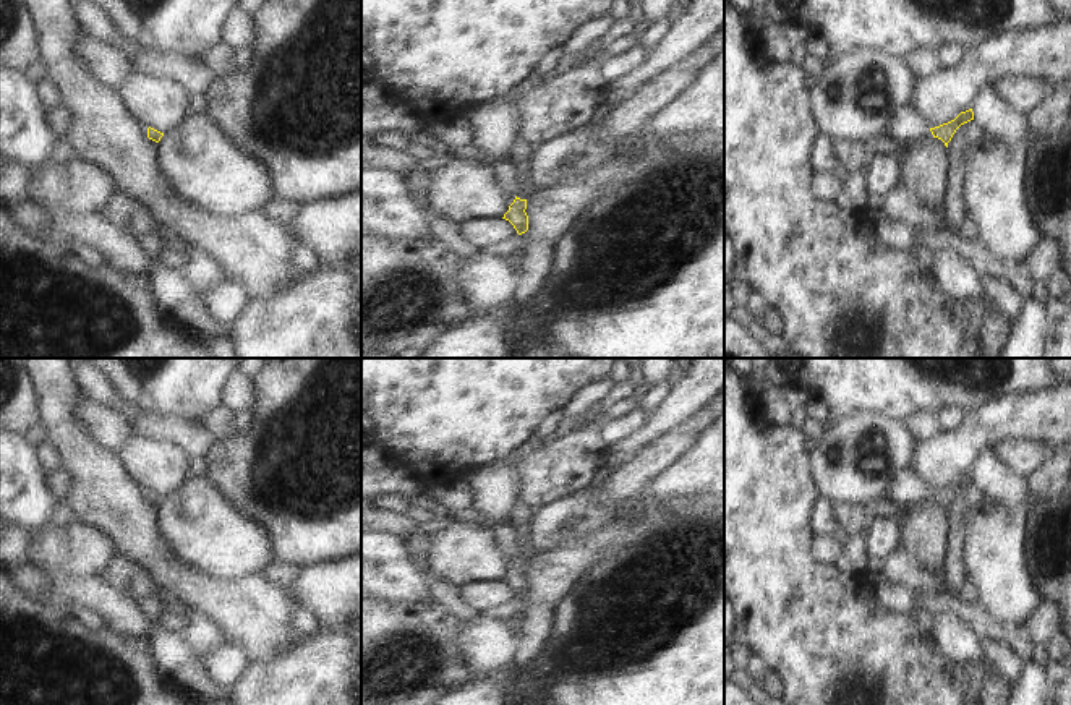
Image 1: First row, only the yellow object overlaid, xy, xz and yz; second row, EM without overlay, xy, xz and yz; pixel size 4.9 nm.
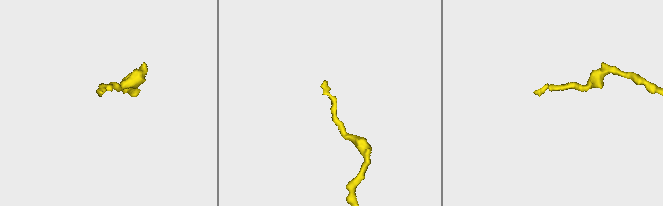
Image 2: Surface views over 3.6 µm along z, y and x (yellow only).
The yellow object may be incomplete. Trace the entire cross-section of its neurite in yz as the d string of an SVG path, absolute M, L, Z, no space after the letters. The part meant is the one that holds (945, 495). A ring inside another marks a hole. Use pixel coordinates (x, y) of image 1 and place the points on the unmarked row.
M972 472L961 475L954 483L943 486L940 489L930 491L933 501L938 501L945 506L945 509L948 511L948 506L951 504L953 498L956 496L956 493L974 483L974 475Z

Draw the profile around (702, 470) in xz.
M724 417L702 436L690 452L651 481L645 493L659 501L703 493L724 494Z

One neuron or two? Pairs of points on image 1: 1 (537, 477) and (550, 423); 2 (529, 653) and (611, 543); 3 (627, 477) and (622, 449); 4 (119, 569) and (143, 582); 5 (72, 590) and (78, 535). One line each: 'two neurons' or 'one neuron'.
1: two neurons
2: one neuron
3: two neurons
4: one neuron
5: two neurons

